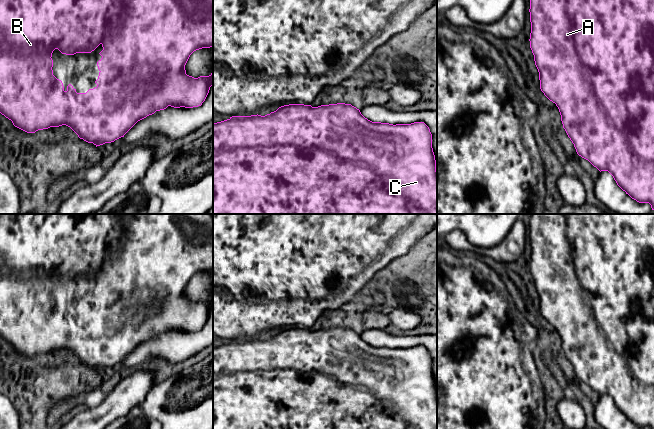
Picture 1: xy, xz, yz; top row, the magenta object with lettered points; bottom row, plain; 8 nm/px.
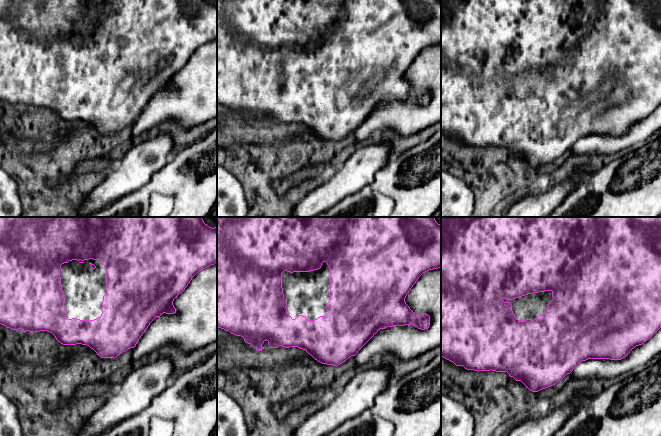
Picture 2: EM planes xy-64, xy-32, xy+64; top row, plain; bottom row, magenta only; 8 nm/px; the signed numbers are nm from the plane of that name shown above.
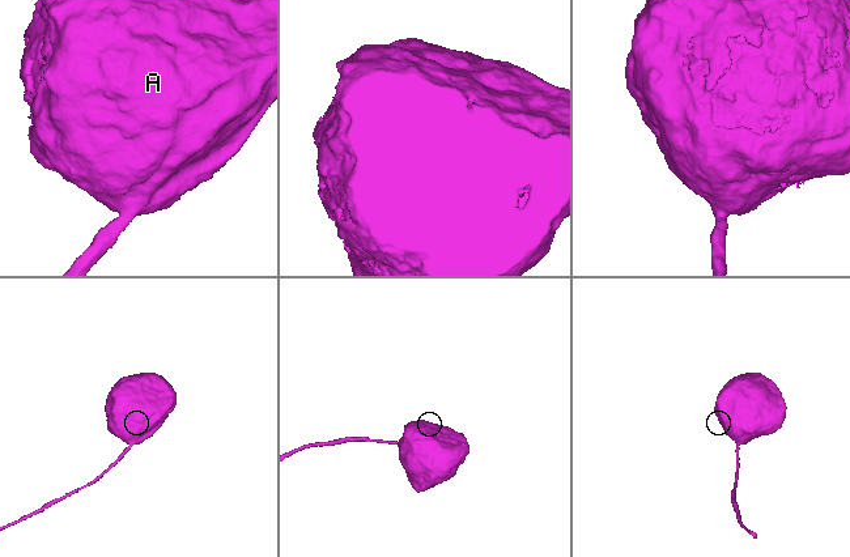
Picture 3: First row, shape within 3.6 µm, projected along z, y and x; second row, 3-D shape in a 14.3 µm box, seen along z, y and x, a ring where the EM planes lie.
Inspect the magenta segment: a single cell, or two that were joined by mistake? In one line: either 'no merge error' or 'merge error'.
merge error

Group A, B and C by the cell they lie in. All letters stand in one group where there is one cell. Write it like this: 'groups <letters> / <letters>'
groups A / B C

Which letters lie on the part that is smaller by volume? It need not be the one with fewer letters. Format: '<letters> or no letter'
A

